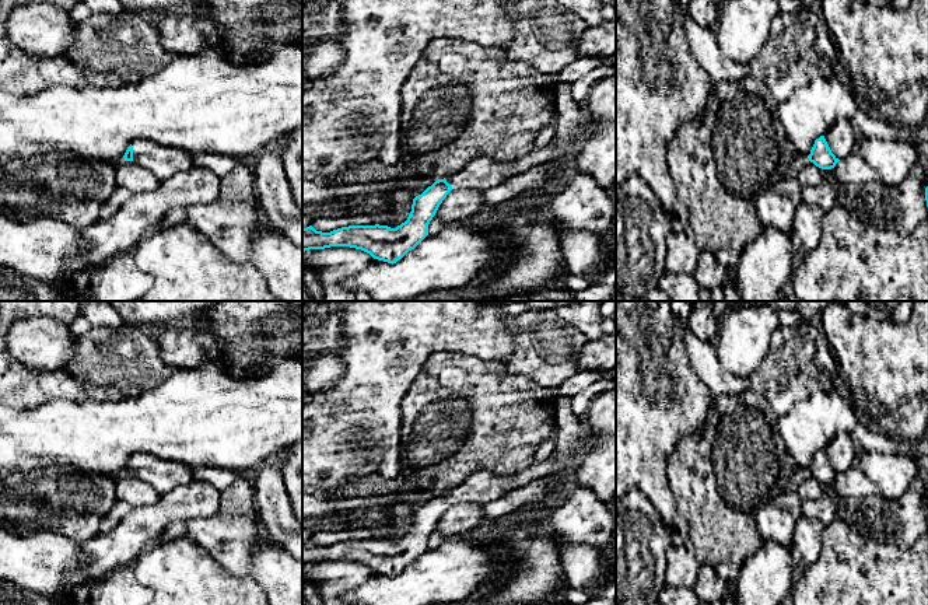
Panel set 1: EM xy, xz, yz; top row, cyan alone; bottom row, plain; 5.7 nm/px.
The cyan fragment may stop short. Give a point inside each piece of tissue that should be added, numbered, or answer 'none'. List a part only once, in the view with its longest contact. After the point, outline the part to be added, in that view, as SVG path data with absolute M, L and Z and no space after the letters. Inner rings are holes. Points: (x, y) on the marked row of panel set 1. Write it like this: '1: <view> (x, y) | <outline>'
1: xy (163, 161) | M134 140L132 146L133 162L150 169L160 181L196 167L193 154L182 148L165 147L148 140Z

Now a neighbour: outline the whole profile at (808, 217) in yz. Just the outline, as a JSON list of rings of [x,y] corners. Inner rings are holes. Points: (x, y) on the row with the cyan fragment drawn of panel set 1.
[[[801,202],[795,211],[792,232],[798,235],[802,249],[810,252],[820,238],[823,210],[810,203]]]

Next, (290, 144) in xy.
[[[302,126],[284,134],[277,147],[281,153],[294,202],[302,211]]]

